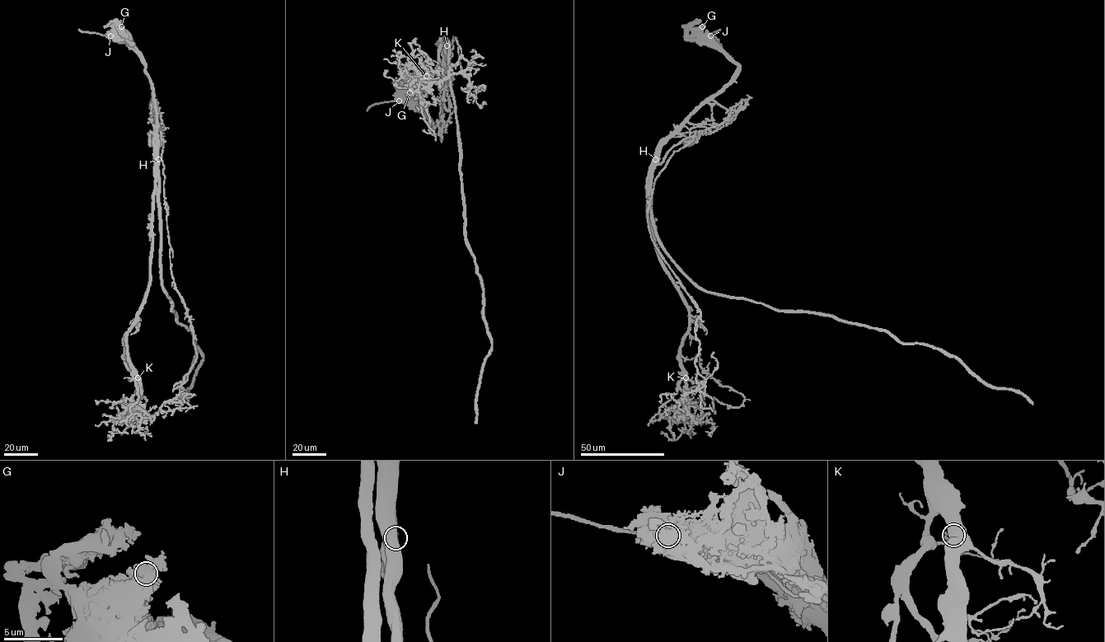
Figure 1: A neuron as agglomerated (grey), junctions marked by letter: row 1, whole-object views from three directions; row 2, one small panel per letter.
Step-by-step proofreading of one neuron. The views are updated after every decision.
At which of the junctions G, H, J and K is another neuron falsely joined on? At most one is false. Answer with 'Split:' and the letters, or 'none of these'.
Split: J

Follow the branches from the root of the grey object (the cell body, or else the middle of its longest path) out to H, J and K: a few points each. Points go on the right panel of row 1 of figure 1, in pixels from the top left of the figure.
H: (653, 222), (651, 187), (655, 159)
J: (653, 222), (652, 175), (661, 147), (730, 82), (737, 67), (710, 35)
K: (653, 222), (652, 175), (659, 145), (647, 182), (648, 213), (658, 258), (689, 314), (679, 356), (685, 377)

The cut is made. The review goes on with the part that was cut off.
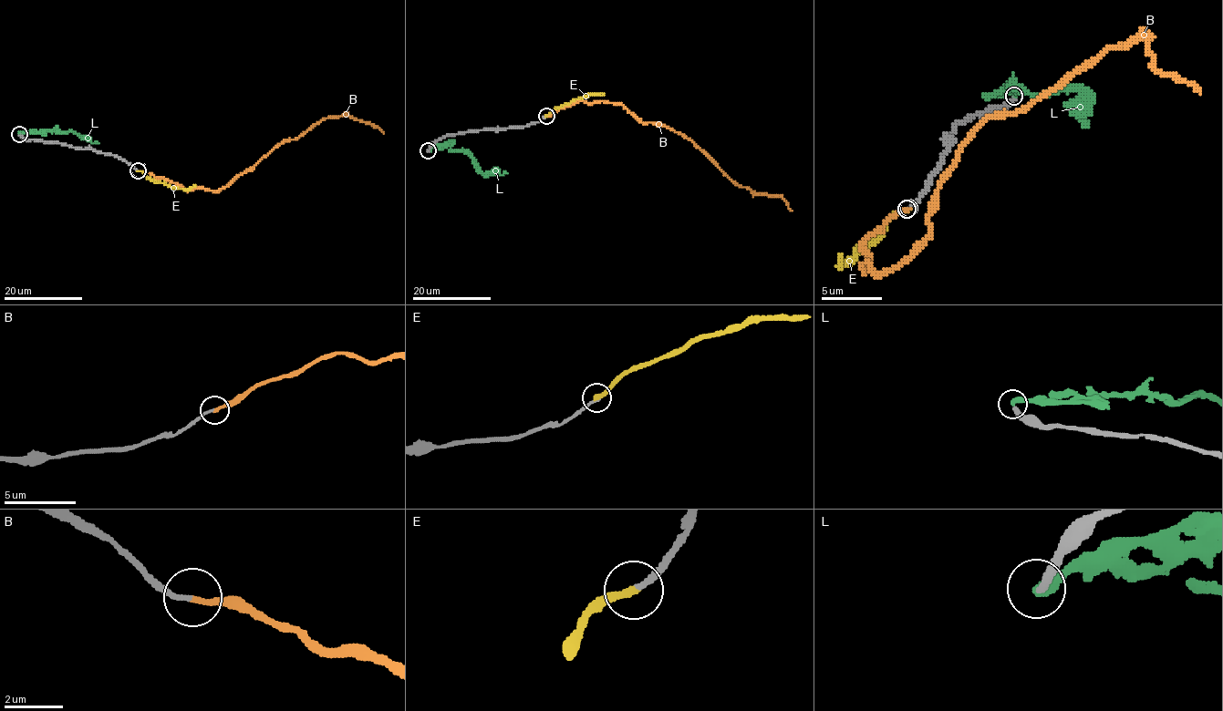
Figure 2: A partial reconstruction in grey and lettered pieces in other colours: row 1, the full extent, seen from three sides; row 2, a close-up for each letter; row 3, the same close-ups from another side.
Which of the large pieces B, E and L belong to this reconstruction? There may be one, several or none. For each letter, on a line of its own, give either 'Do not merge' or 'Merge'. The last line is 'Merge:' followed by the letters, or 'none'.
B: Merge
E: Do not merge
L: Do not merge
Merge: B

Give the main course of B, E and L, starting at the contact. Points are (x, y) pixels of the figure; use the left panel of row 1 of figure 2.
B: (139, 170), (187, 190), (219, 190), (286, 139), (296, 139), (325, 118), (347, 114), (377, 126), (384, 133)
E: (138, 170), (173, 187), (191, 188), (195, 185)
L: (19, 134), (71, 131), (98, 144)

